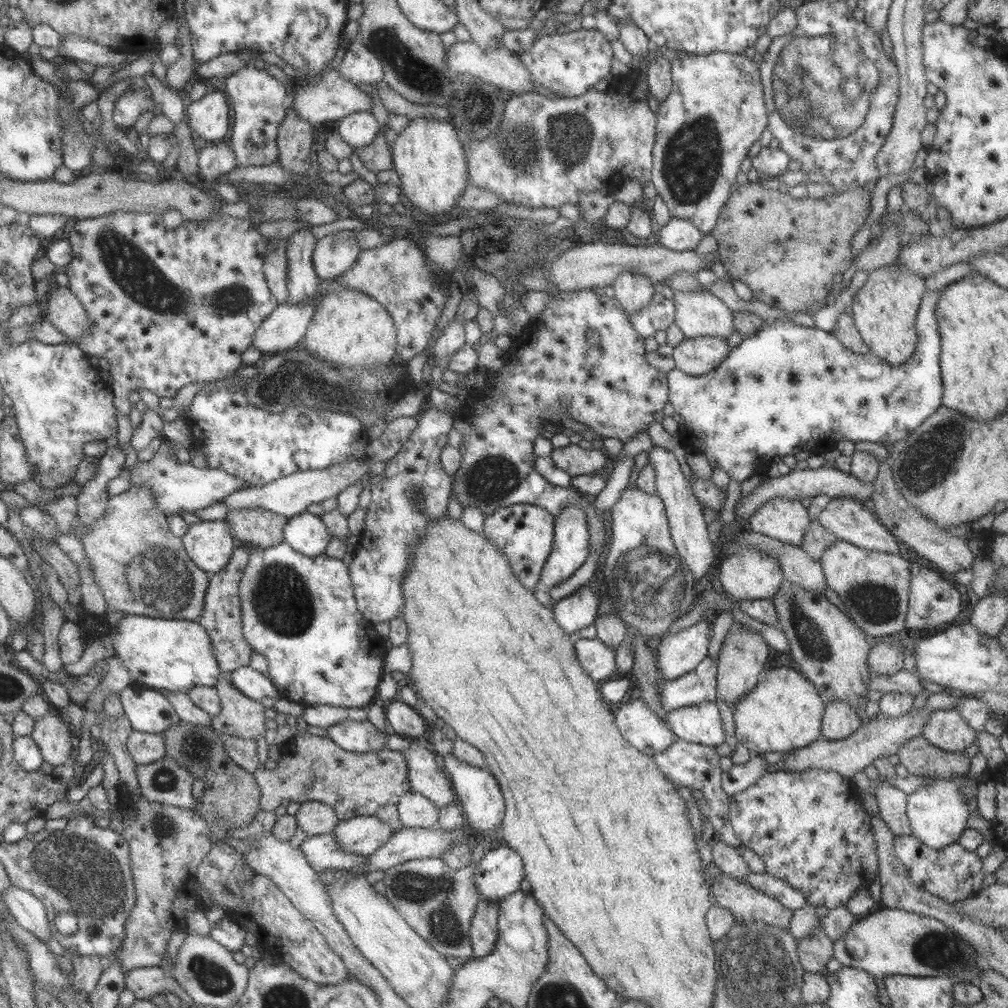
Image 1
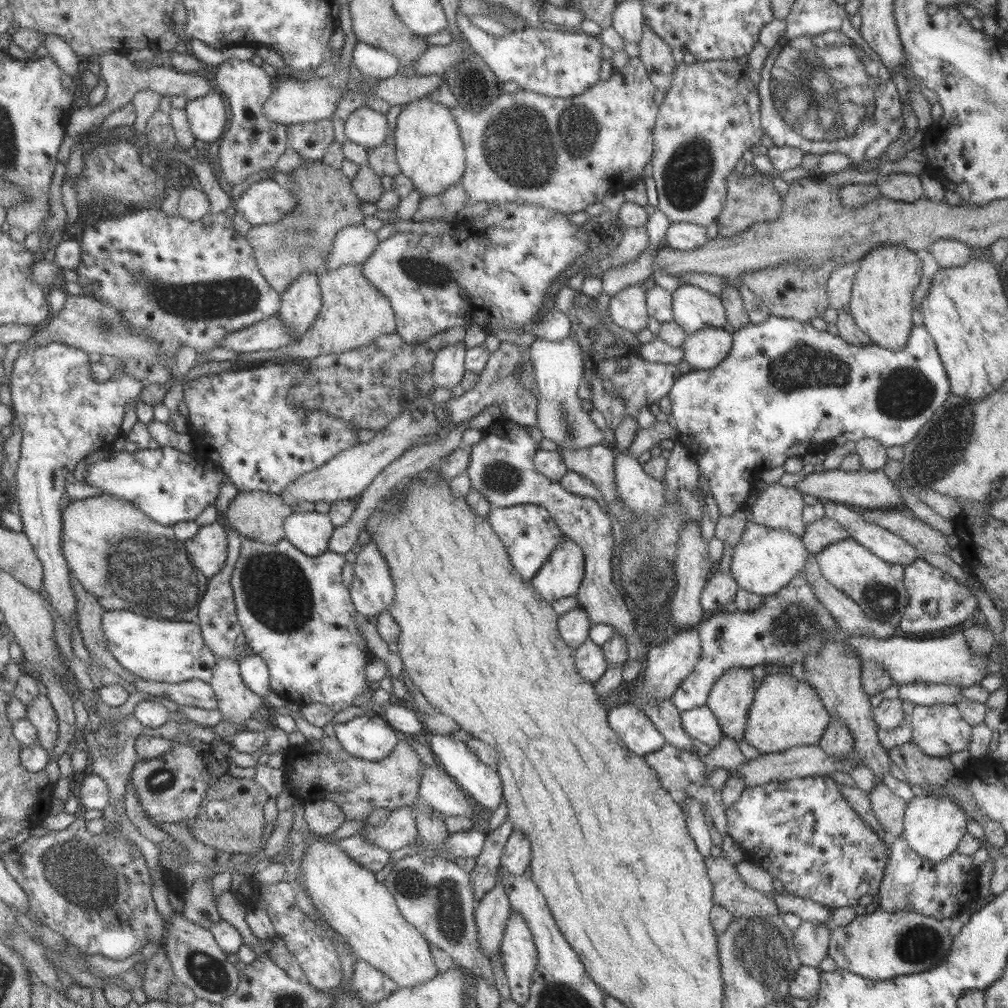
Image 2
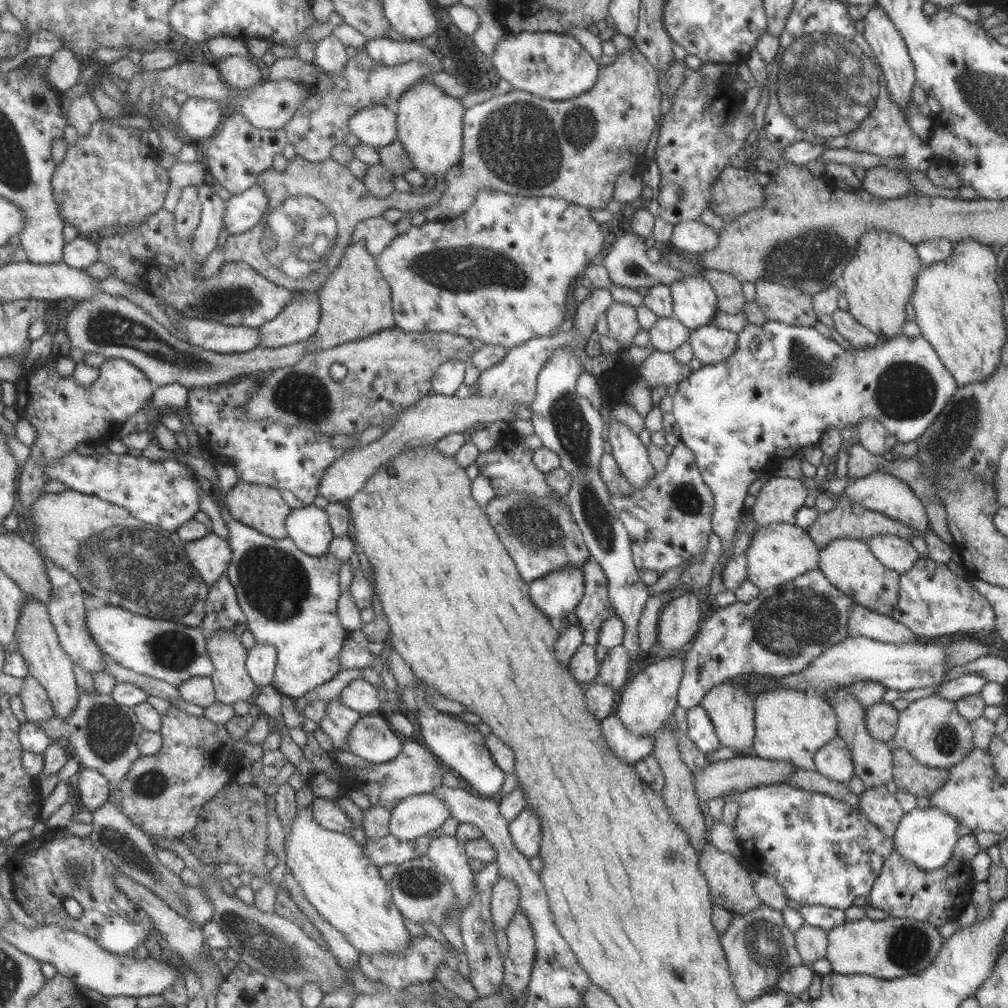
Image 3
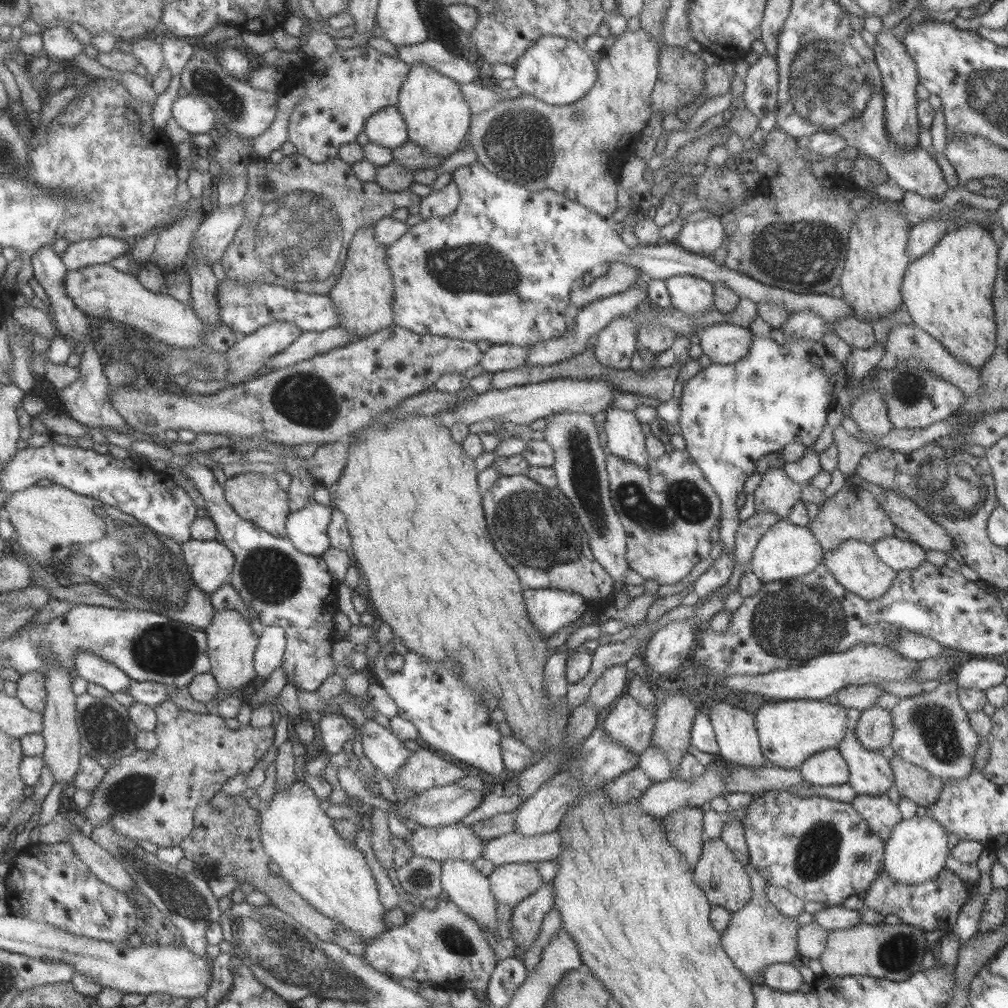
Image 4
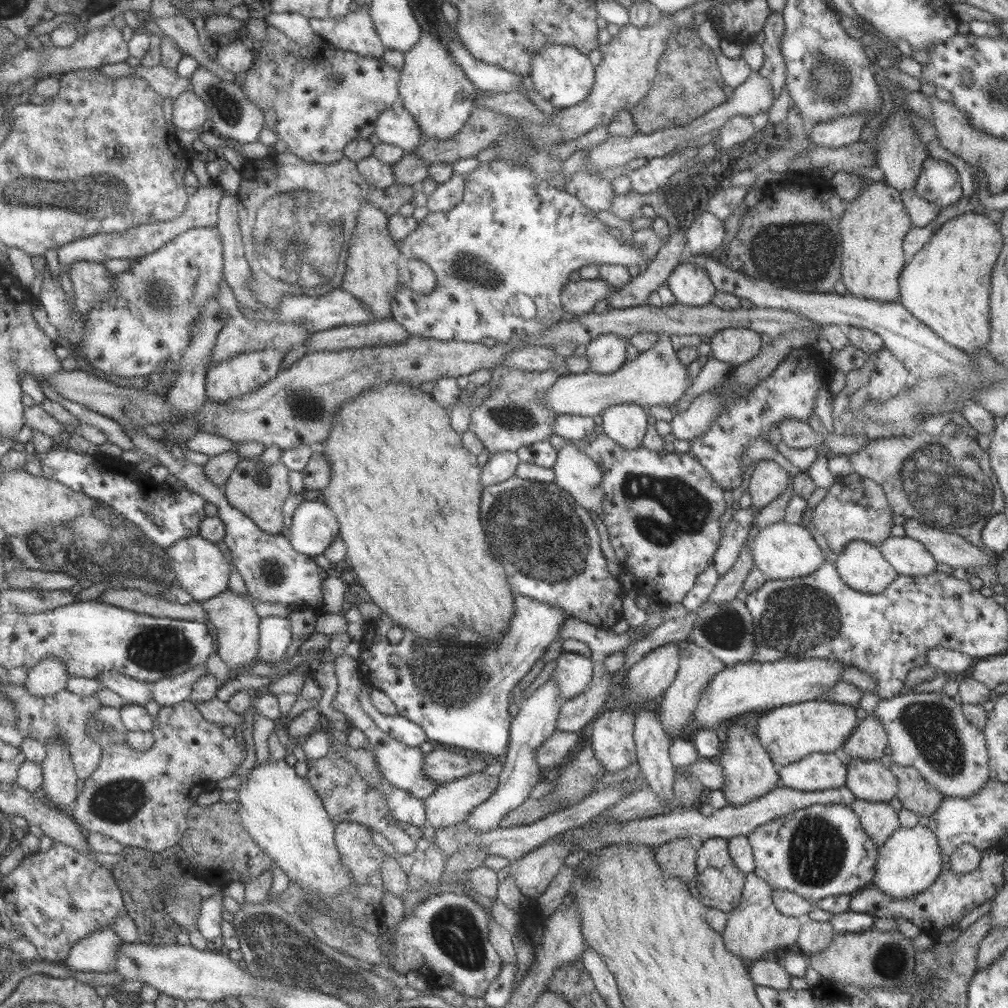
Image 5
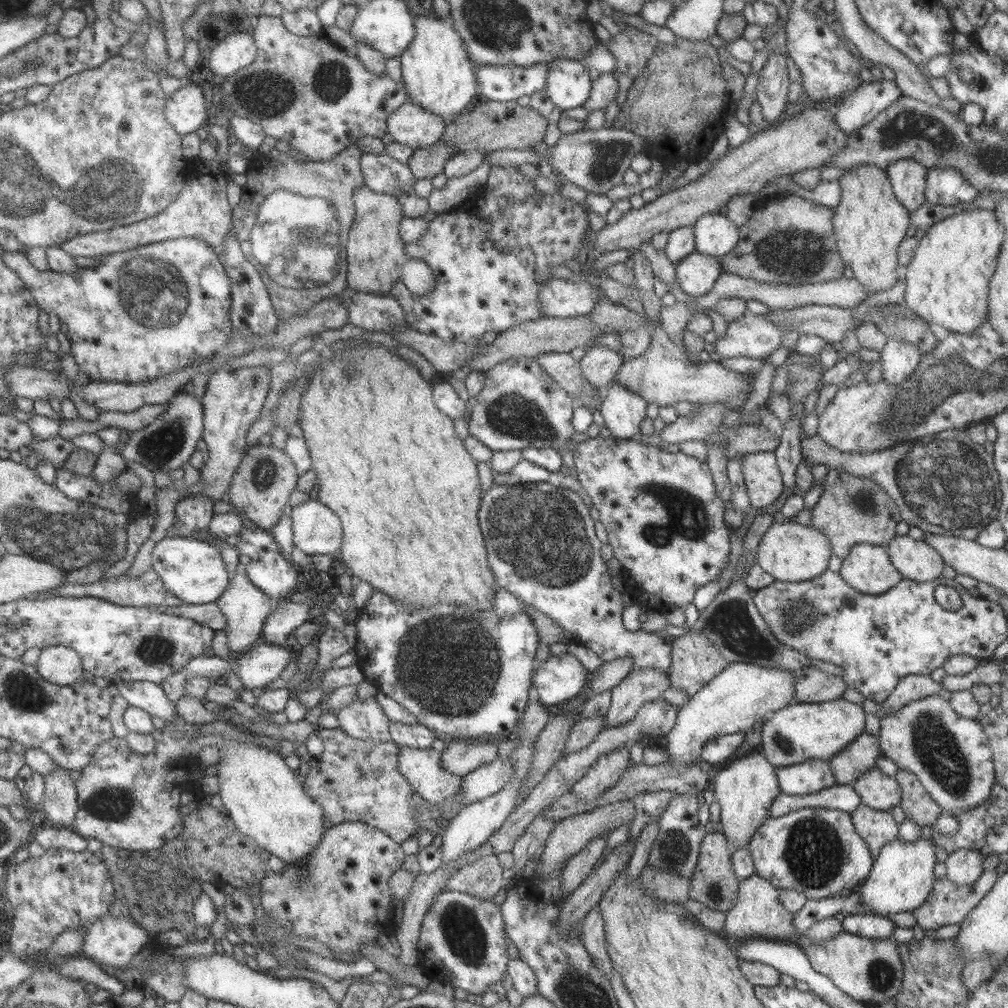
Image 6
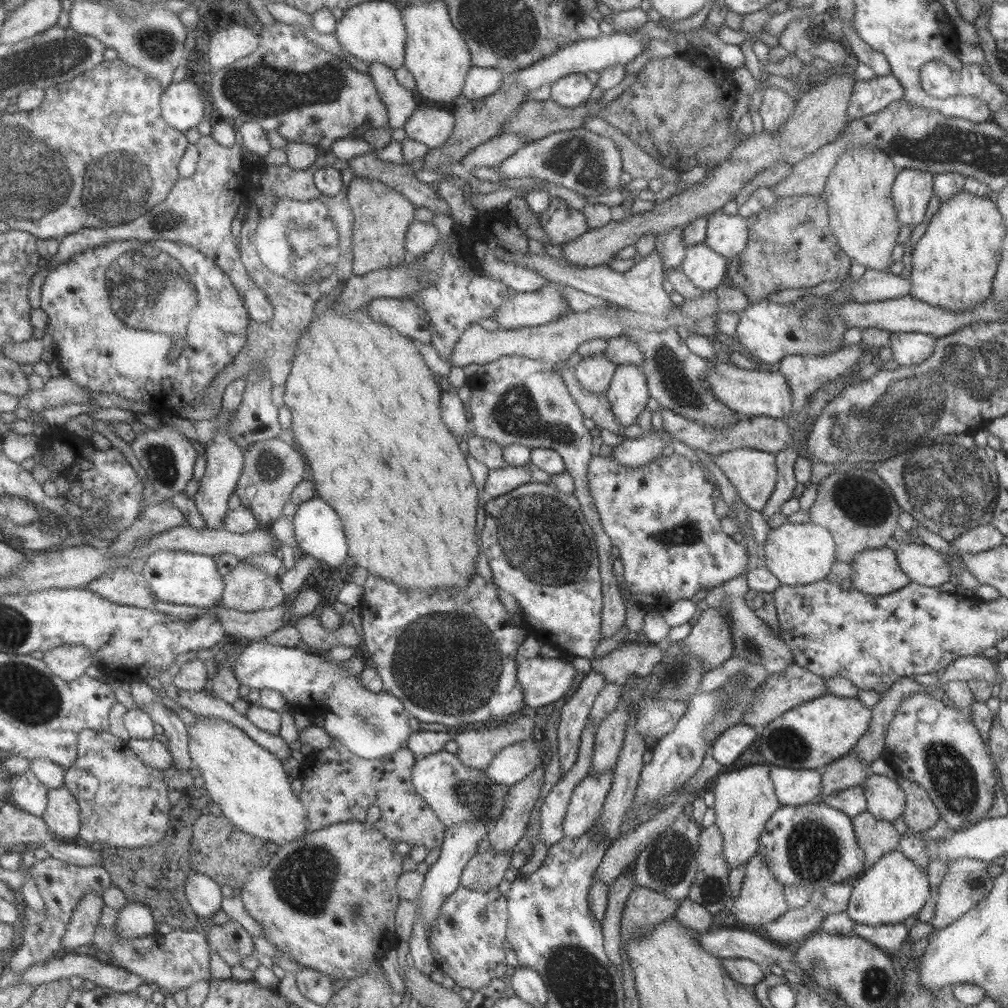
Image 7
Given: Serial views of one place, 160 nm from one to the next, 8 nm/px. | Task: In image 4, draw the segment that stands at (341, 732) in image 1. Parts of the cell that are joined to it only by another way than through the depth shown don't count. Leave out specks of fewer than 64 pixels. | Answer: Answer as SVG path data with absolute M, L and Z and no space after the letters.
M379 718L367 719L359 728L363 760L379 770L387 780L395 780L397 770L407 762L411 752L402 744L402 740L391 734Z

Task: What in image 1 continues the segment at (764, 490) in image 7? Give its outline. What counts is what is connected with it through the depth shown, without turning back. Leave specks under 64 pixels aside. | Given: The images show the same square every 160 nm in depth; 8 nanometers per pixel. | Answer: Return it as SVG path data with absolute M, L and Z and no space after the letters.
M766 500L748 519L749 530L799 547L811 518L799 500Z

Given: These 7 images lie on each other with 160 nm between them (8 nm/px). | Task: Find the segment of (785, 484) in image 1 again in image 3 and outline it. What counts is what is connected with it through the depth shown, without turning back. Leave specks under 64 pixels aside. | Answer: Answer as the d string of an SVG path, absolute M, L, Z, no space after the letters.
M875 471L861 478L849 478L847 486L841 493L848 496L859 506L883 514L887 518L899 522L899 524L913 527L921 534L930 529L929 521L925 517L925 511L919 498L914 495L914 492L903 481L895 478L892 474Z

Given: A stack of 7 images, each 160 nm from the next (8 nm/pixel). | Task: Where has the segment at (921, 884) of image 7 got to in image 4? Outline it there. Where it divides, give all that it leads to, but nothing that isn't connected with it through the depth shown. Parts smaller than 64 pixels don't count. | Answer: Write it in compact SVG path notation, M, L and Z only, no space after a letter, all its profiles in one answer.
M913 815L908 819L901 819L892 829L891 836L885 841L882 872L898 883L919 884L933 878L943 870L952 838L943 826L927 815Z

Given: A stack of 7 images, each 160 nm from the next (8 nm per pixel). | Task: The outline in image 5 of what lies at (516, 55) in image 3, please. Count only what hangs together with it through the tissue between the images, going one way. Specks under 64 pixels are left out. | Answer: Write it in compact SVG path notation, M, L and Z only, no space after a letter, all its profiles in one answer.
M551 45L532 54L527 75L534 90L557 109L581 102L594 85L594 66L587 55L571 46Z

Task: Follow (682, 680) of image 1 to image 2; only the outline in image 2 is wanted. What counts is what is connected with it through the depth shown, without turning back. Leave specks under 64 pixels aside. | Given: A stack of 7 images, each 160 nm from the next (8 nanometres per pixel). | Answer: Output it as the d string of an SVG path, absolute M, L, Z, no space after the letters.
M796 574L779 592L771 594L769 596L762 597L762 603L759 608L755 610L744 610L741 612L737 610L733 613L727 613L726 610L717 611L713 613L707 620L701 621L695 630L698 632L700 641L701 641L701 654L697 659L694 669L683 679L683 682L679 683L679 686L671 693L671 696L668 698L674 705L675 708L679 711L686 711L696 706L703 706L706 704L706 698L709 694L709 689L713 686L713 683L727 670L731 667L752 667L757 666L757 664L771 663L773 664L774 669L787 670L791 667L794 662L802 662L802 658L805 655L815 654L822 645L822 642L832 633L832 630L837 629L836 622L833 620L833 617L827 612L827 609L814 597L810 586L804 581L802 576Z

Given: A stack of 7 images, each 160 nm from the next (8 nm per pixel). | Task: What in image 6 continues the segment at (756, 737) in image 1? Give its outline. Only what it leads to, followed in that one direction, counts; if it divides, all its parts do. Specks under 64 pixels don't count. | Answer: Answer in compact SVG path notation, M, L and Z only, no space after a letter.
M842 698L817 703L791 702L764 719L761 748L764 758L773 768L795 765L807 761L830 760L855 737L863 734L865 711L862 705Z

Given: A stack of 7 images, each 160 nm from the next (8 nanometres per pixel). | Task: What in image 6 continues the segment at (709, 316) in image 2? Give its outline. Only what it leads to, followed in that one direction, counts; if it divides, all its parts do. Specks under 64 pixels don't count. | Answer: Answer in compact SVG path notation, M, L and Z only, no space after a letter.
M699 252L687 254L675 266L675 283L689 297L703 296L722 274L718 258Z

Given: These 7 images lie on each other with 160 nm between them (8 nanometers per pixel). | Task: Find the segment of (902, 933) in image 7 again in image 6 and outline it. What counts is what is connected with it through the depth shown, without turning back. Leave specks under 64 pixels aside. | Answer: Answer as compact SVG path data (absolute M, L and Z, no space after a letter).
M865 912L845 915L840 919L840 923L843 931L870 939L889 939L895 925L887 916Z

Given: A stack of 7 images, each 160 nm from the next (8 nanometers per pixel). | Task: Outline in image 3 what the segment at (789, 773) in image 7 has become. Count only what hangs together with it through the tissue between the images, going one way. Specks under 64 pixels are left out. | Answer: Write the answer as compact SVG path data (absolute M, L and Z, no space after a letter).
M838 735L815 752L812 763L813 771L833 782L847 784L854 776L849 750Z

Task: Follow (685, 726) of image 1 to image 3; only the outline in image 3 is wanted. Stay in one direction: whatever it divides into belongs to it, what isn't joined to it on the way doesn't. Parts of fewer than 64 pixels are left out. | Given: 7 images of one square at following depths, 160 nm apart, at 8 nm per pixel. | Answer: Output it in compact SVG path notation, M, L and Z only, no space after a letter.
M701 705L686 710L687 737L701 752L708 754L717 751L720 743Z

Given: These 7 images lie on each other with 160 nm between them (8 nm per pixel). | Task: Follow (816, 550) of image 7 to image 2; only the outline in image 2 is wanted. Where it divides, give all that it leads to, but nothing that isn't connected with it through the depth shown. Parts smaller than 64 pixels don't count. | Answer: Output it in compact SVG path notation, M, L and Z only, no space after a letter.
M748 515L748 521L744 526L740 540L732 546L732 559L729 570L739 589L765 597L779 592L803 566L807 555L809 555L809 552L805 550L800 538L791 534L788 530L773 530L767 526L754 524Z

